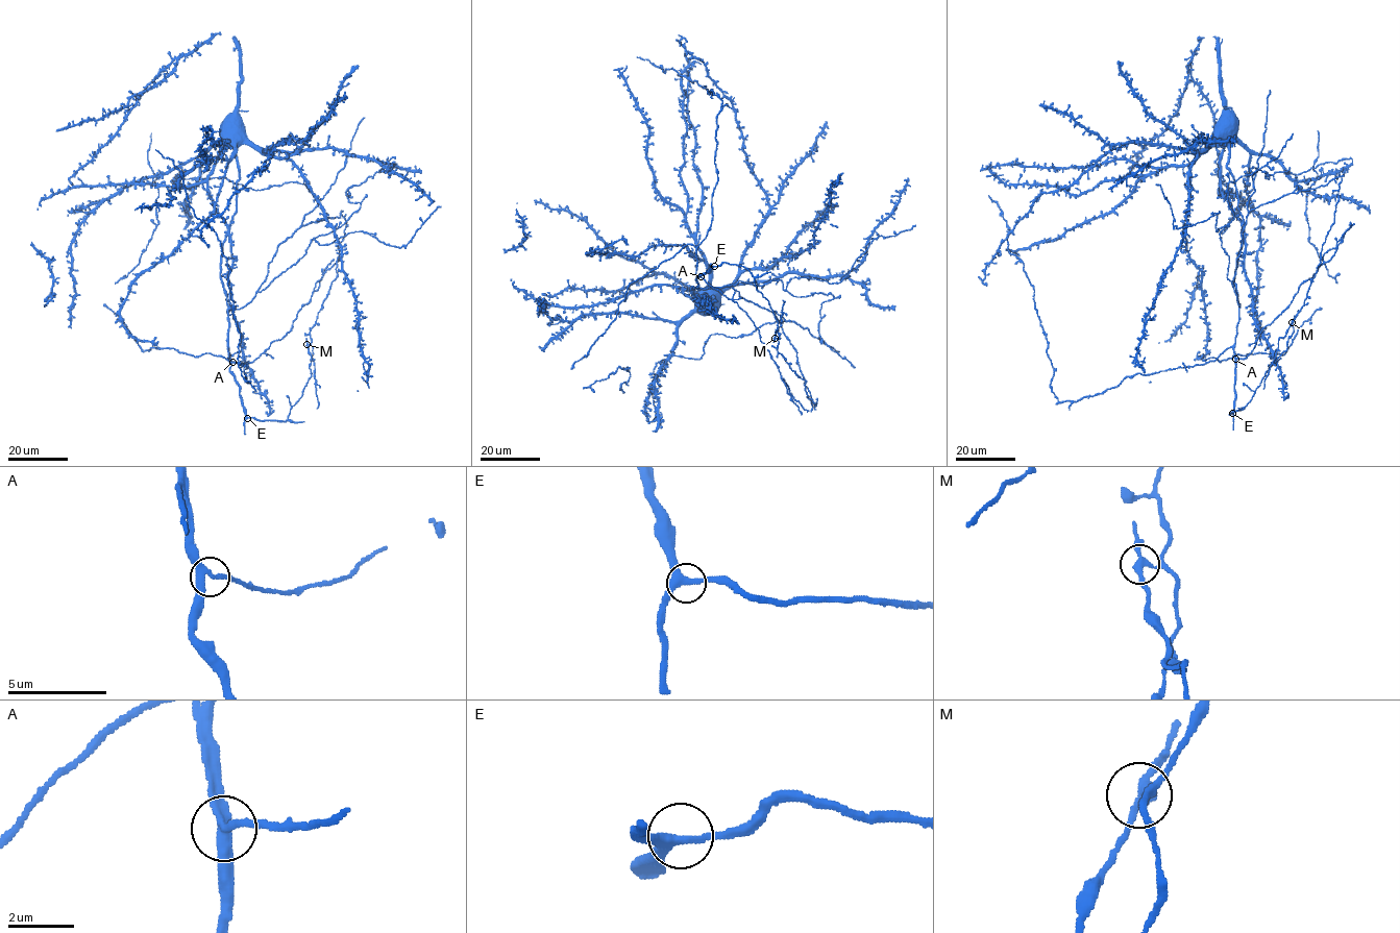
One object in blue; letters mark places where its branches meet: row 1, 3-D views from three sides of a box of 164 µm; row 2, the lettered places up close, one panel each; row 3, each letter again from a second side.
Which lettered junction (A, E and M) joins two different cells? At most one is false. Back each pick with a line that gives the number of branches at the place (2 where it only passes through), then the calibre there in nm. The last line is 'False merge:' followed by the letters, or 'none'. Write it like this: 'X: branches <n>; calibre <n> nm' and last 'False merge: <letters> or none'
M: branches 3; calibre 280 nm
False merge: M

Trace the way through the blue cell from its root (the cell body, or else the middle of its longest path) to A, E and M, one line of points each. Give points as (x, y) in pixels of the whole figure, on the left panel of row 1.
A: (236, 130), (241, 142), (236, 148), (237, 209), (220, 258), (220, 278), (227, 307), (229, 359), (232, 362)
E: (236, 130), (241, 142), (236, 148), (237, 209), (222, 245), (220, 278), (227, 307), (229, 372), (247, 418)
M: (236, 130), (237, 209), (220, 278), (229, 372), (247, 417), (288, 419), (311, 376), (308, 344)

